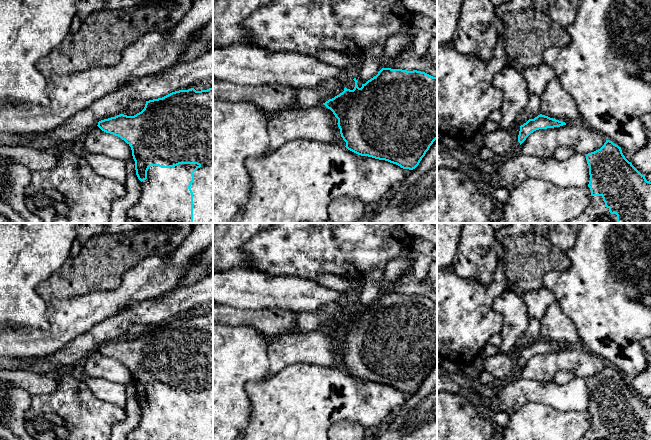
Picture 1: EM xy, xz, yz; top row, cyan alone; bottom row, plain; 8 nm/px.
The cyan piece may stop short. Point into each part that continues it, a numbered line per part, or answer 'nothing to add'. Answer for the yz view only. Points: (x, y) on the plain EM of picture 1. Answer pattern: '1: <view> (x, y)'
1: yz (596, 431)

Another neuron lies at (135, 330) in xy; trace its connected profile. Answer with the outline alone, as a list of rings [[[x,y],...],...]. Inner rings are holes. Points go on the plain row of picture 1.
[[[133,324],[129,326],[128,333],[133,336],[139,337],[144,333],[145,328],[146,328],[146,325],[144,324]]]

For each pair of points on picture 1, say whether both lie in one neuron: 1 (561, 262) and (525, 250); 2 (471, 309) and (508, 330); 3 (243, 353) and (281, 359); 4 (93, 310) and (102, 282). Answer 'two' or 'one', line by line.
1: one
2: two
3: two
4: two

